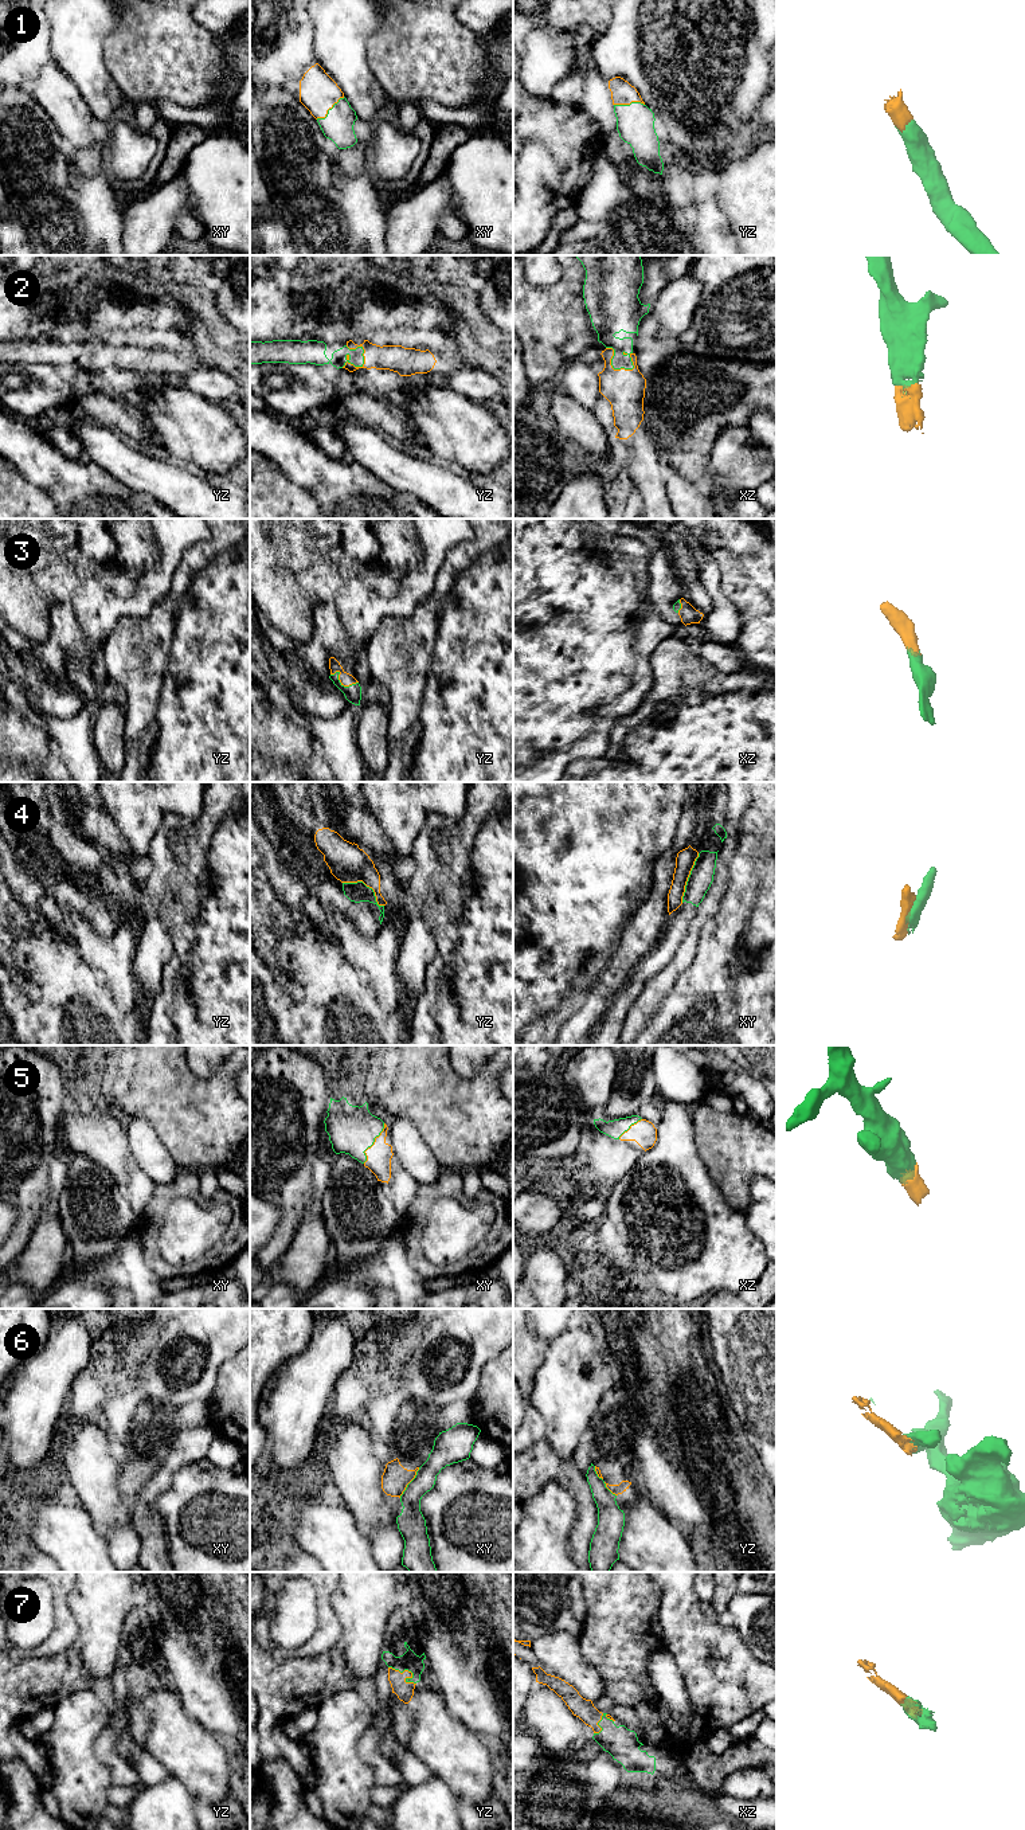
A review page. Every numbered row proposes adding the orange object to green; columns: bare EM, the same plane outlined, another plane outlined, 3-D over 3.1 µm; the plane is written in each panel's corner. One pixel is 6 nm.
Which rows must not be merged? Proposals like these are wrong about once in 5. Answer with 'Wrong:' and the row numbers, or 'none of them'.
Wrong: 4, 6

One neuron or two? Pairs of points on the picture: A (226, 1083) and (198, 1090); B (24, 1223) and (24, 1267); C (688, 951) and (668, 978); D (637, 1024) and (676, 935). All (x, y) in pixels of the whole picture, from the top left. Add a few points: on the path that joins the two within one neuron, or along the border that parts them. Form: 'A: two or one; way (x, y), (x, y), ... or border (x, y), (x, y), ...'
A: one; way (219, 1090), (204, 1090)
B: two; border (38, 1220), (28, 1243), (14, 1263)
C: one; way (683, 958), (671, 972)
D: two; border (680, 945), (675, 955), (640, 993)

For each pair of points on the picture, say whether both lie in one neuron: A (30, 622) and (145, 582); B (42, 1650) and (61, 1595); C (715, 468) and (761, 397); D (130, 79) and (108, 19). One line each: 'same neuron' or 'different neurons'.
A: same neuron
B: same neuron
C: different neurons
D: different neurons

